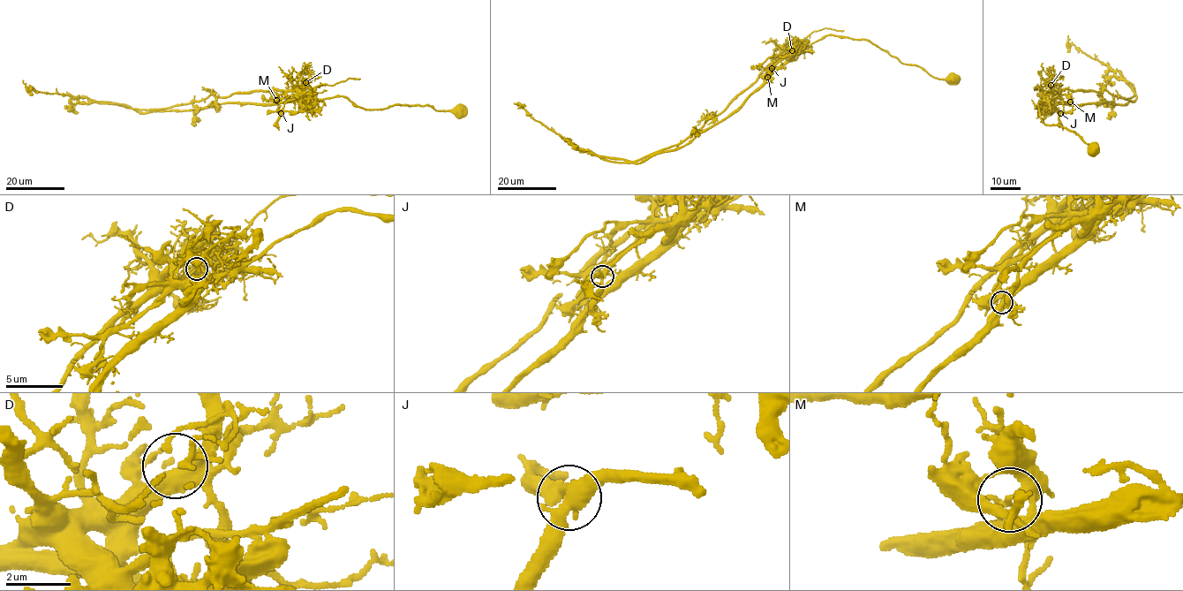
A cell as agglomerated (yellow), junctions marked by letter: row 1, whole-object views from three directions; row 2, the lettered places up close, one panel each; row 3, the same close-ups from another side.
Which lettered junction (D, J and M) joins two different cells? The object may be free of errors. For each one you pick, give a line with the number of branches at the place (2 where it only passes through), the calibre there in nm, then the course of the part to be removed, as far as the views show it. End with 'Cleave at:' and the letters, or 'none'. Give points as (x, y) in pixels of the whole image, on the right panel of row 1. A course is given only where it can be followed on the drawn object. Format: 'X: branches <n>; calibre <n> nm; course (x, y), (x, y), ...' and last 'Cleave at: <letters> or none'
M: branches 3; calibre 170 nm; course (1070, 102), (1061, 92), (1106, 90), (1123, 98), (1134, 93), (1119, 72), (1068, 43), (1067, 35)
Cleave at: M

